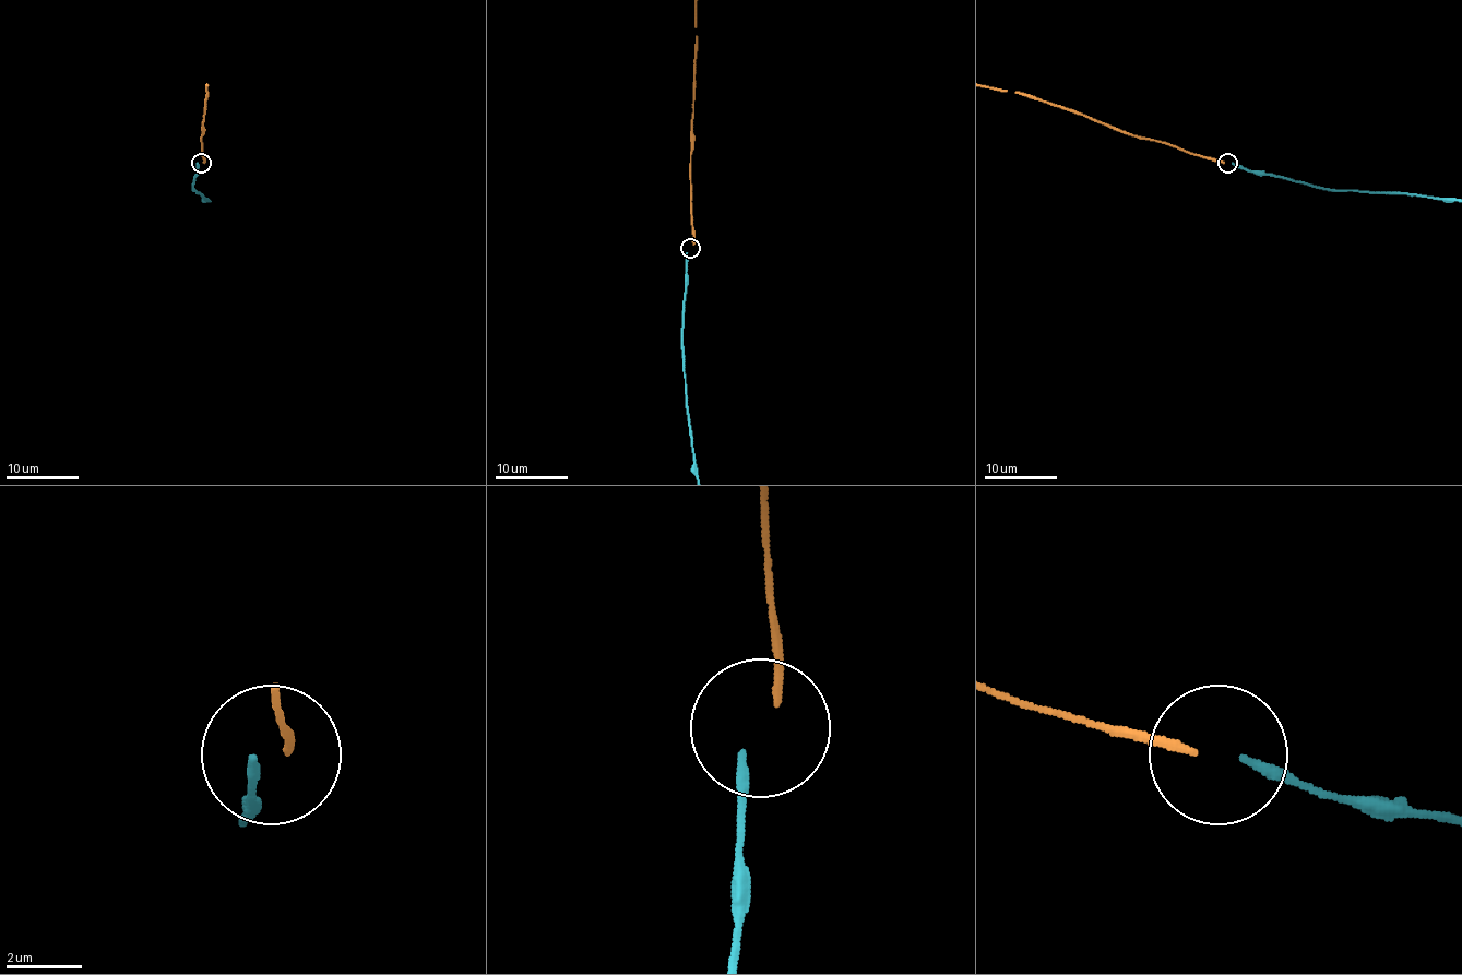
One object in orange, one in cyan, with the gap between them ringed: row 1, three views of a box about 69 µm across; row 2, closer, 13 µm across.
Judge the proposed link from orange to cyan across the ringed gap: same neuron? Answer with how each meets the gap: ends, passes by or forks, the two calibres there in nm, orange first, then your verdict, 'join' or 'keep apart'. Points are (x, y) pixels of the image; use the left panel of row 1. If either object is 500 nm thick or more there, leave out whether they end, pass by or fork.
orange ends; cyan ends; calibres 200 and 240 nm; keep apart

